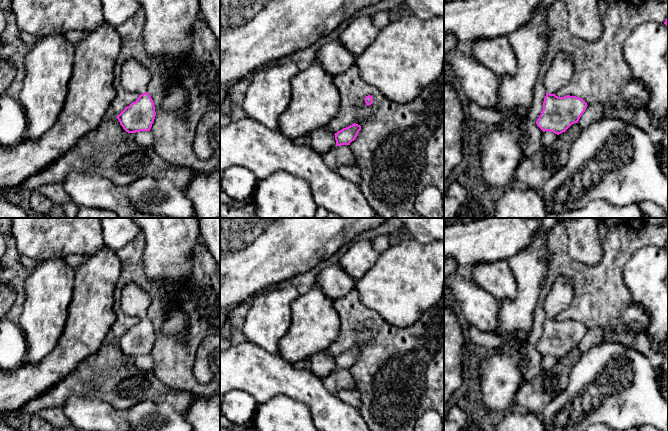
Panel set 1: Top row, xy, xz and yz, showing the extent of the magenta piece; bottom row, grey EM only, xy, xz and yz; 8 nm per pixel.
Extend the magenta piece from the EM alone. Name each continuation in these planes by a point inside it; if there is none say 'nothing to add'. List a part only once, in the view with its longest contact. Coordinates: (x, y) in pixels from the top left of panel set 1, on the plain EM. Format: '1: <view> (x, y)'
1: yz (560, 296)

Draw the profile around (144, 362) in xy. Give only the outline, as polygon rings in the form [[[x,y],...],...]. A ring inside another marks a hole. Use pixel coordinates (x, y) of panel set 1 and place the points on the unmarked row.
[[[150,355],[135,356],[132,361],[141,370],[152,371],[154,368],[154,361]]]

